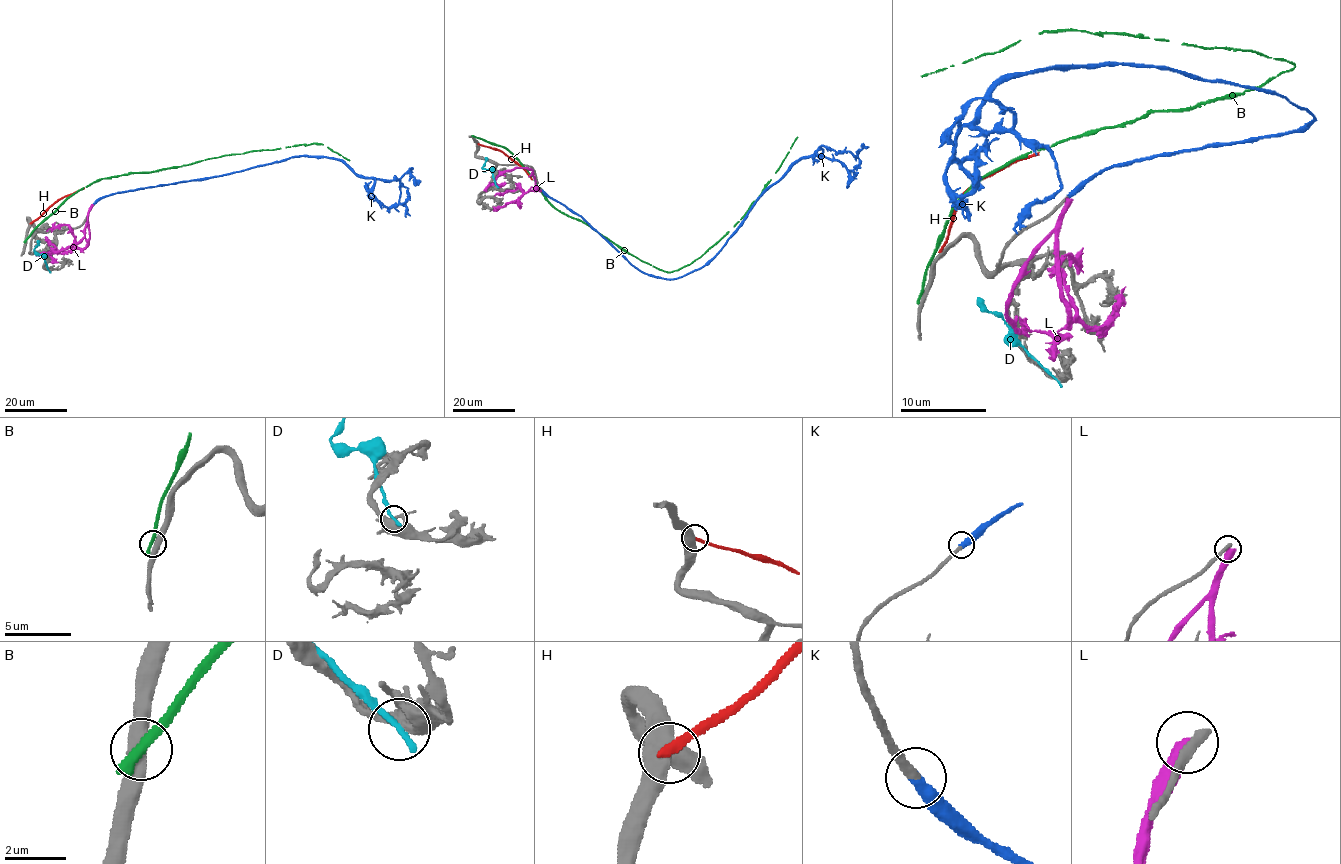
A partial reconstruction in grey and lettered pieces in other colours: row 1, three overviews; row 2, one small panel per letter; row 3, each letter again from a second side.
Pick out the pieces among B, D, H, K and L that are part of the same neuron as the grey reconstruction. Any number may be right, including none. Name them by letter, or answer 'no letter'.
K

